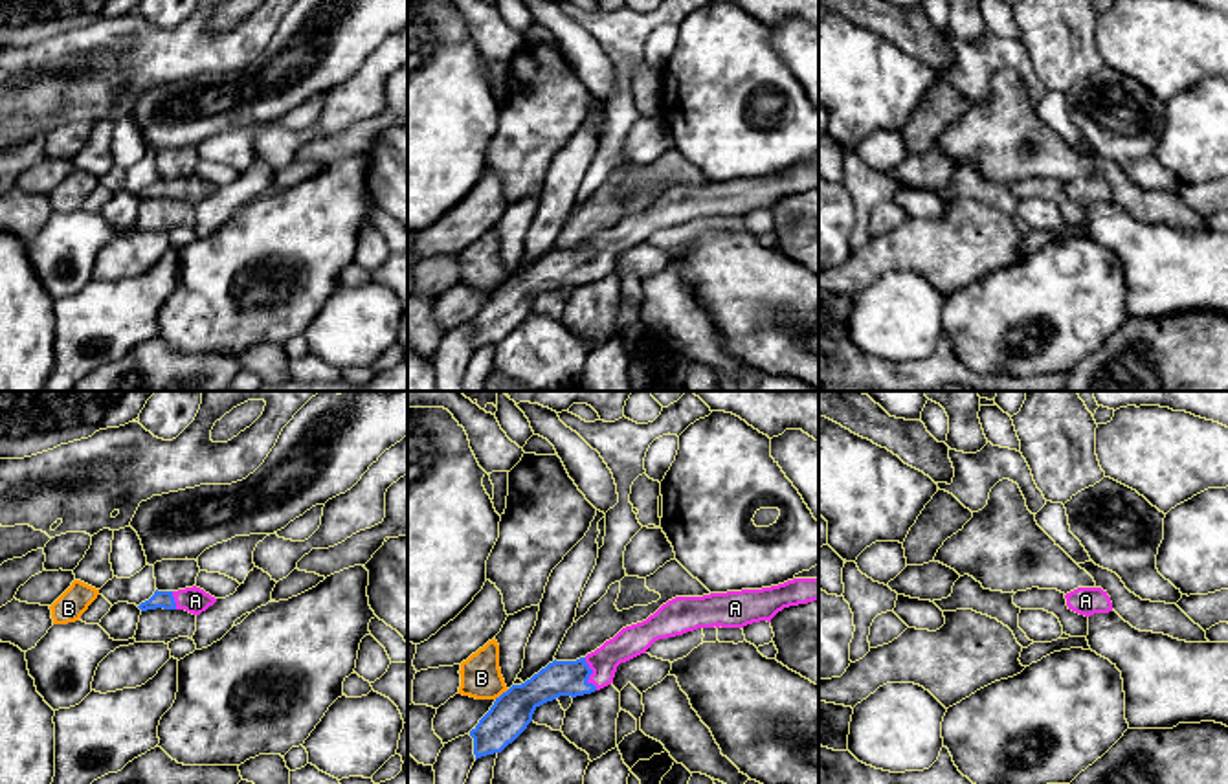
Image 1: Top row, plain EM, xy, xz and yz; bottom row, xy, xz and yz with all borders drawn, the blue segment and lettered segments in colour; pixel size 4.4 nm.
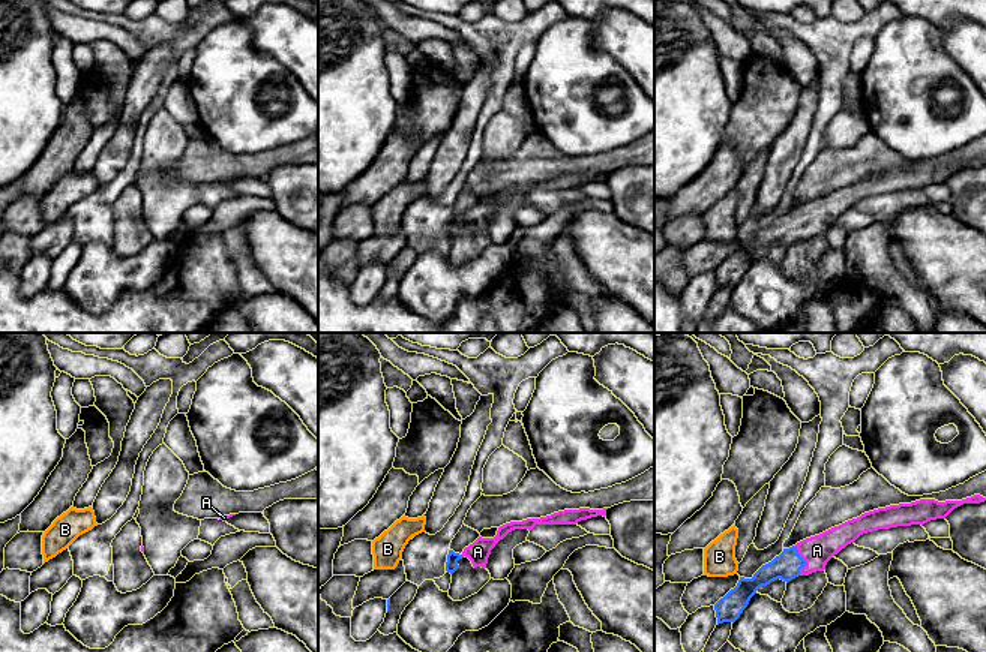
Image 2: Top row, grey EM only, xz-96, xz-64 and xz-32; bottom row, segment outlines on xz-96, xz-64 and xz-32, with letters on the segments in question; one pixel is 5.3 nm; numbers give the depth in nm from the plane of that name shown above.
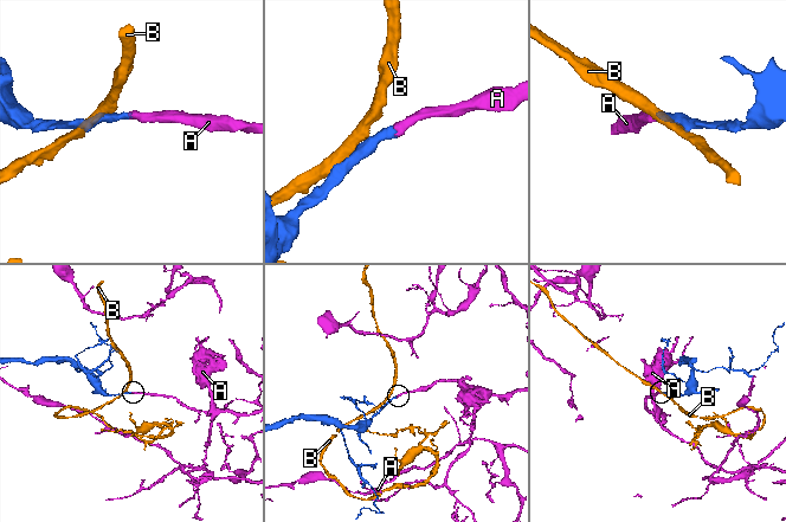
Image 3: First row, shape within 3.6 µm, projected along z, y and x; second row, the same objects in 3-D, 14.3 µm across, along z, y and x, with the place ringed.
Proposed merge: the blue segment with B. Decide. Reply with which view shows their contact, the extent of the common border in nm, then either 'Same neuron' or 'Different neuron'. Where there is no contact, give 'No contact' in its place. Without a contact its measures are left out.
Touches blue in xz. Shared border 80 nm. Different neuron

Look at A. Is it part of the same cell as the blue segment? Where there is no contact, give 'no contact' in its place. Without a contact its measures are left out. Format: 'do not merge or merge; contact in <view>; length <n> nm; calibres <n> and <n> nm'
merge; contact in xz; length 160 nm; calibres 160 and 140 nm

